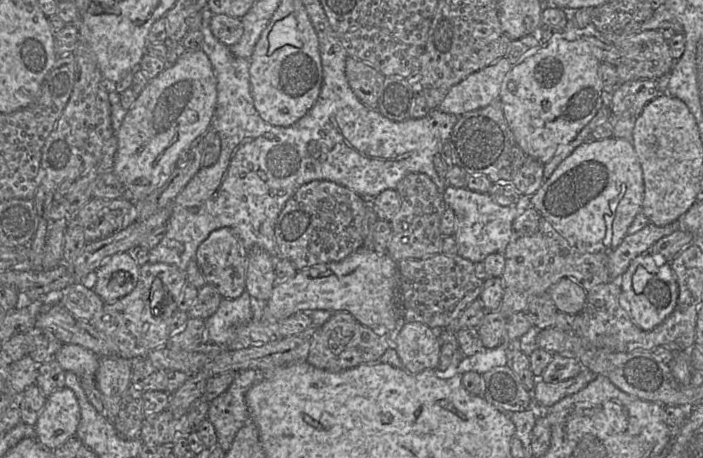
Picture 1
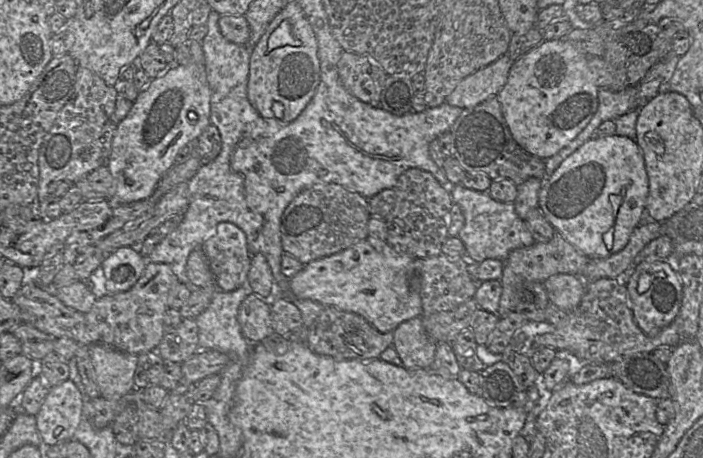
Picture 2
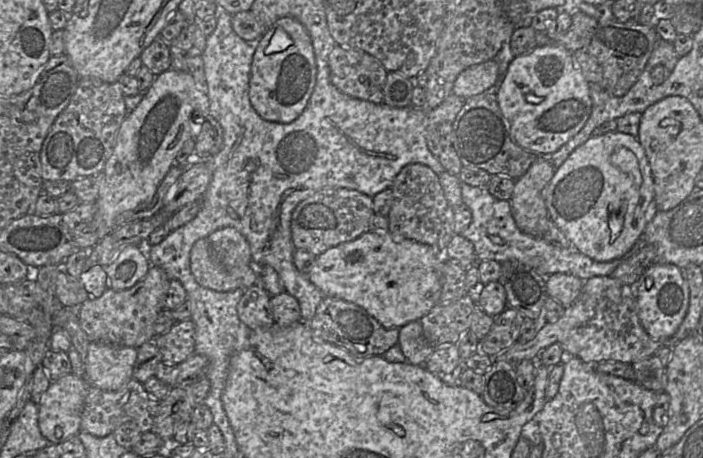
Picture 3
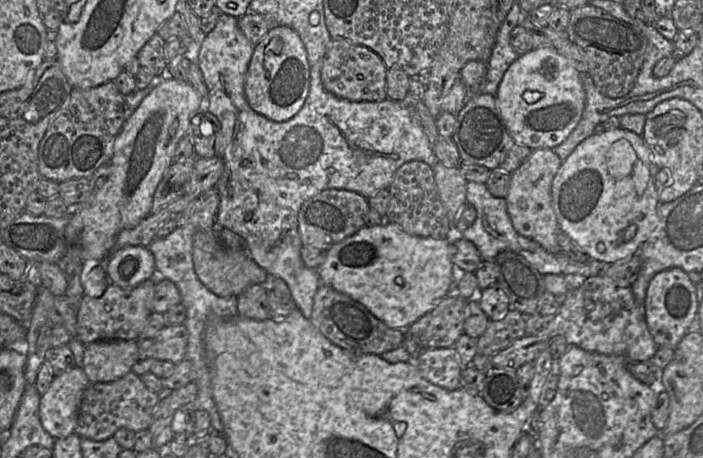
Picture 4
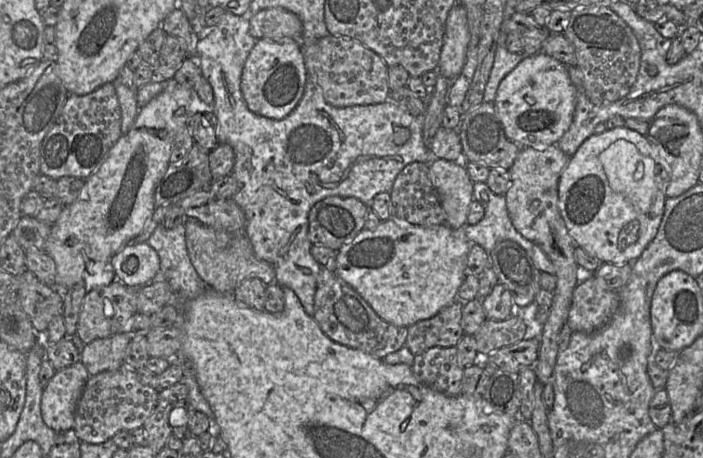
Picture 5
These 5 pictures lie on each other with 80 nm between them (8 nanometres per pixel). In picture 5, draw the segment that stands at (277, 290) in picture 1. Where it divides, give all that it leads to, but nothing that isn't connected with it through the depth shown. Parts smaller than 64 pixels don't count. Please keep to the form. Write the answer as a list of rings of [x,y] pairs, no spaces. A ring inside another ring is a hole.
[[[389,218],[388,220],[381,221],[375,229],[362,229],[351,242],[344,244],[337,251],[334,271],[342,280],[359,293],[384,321],[395,326],[407,328],[418,321],[433,317],[441,309],[457,301],[456,293],[466,276],[467,258],[470,247],[471,242],[465,236],[463,229],[452,229],[447,224],[423,227],[395,218]]]

